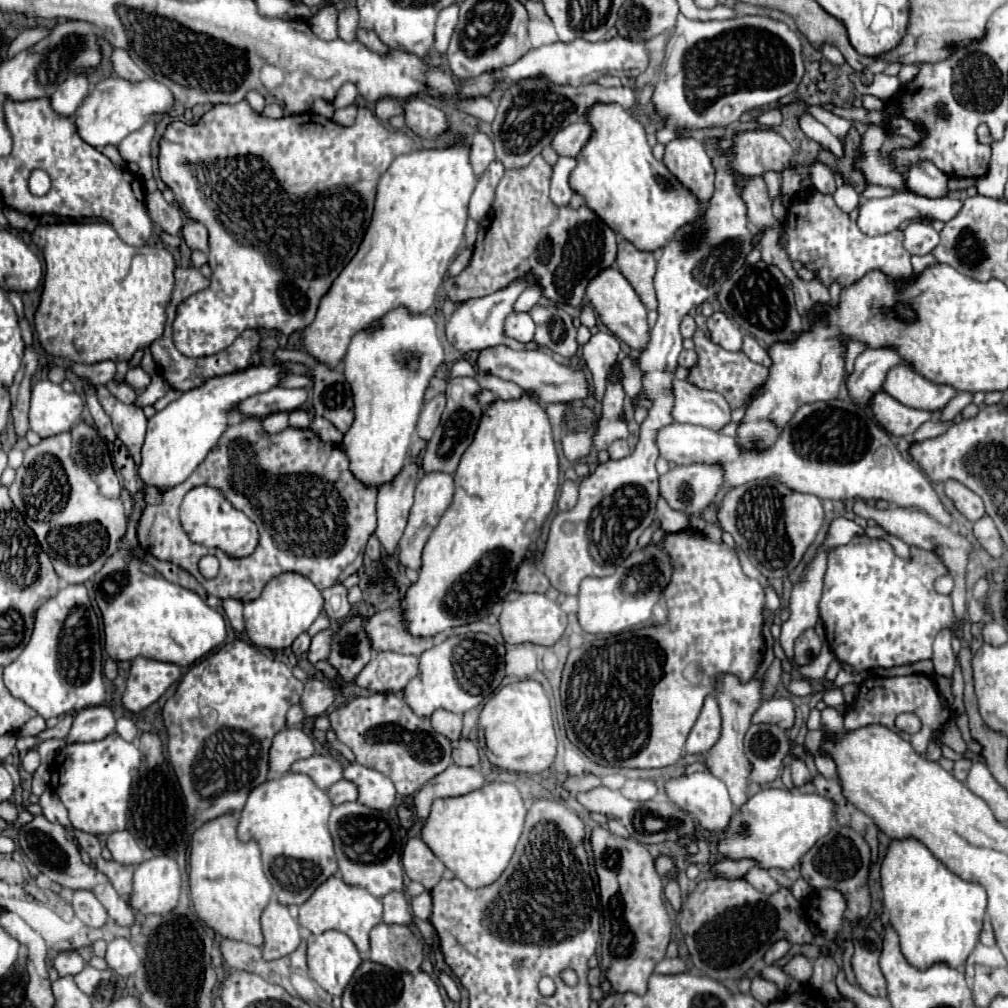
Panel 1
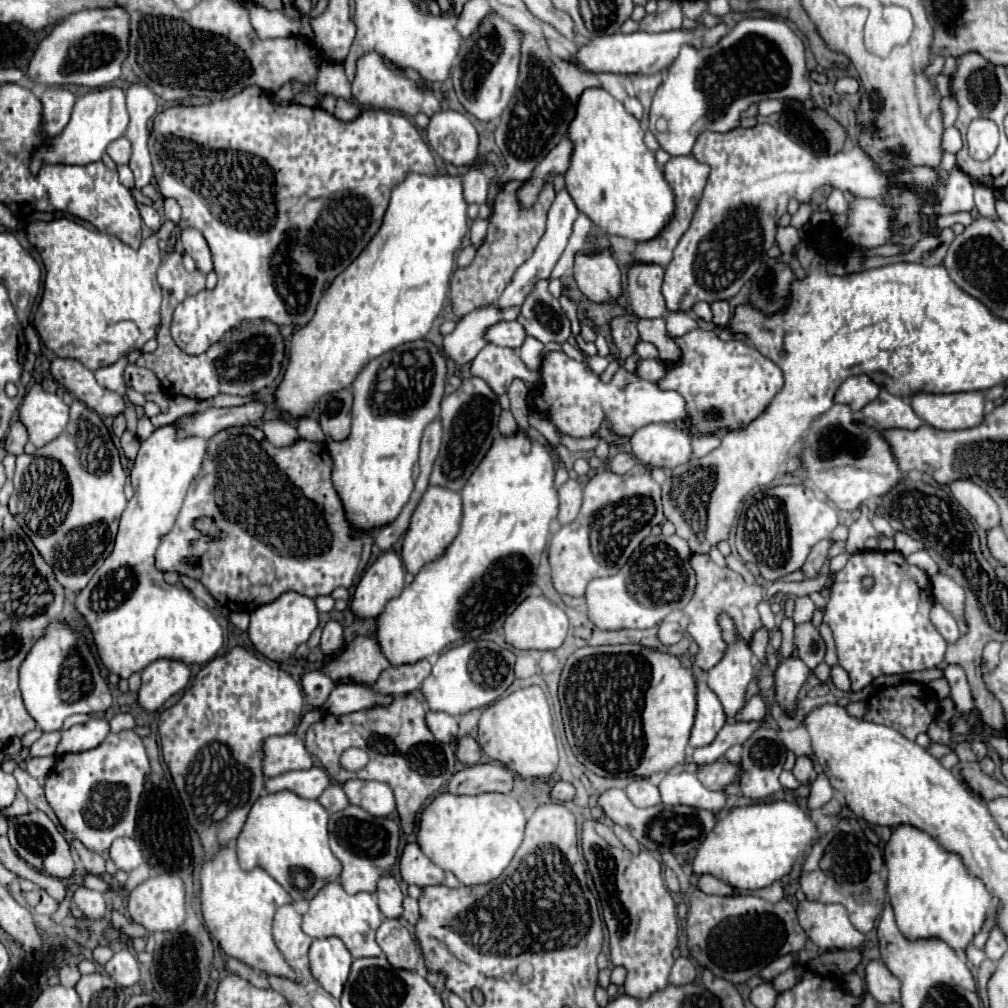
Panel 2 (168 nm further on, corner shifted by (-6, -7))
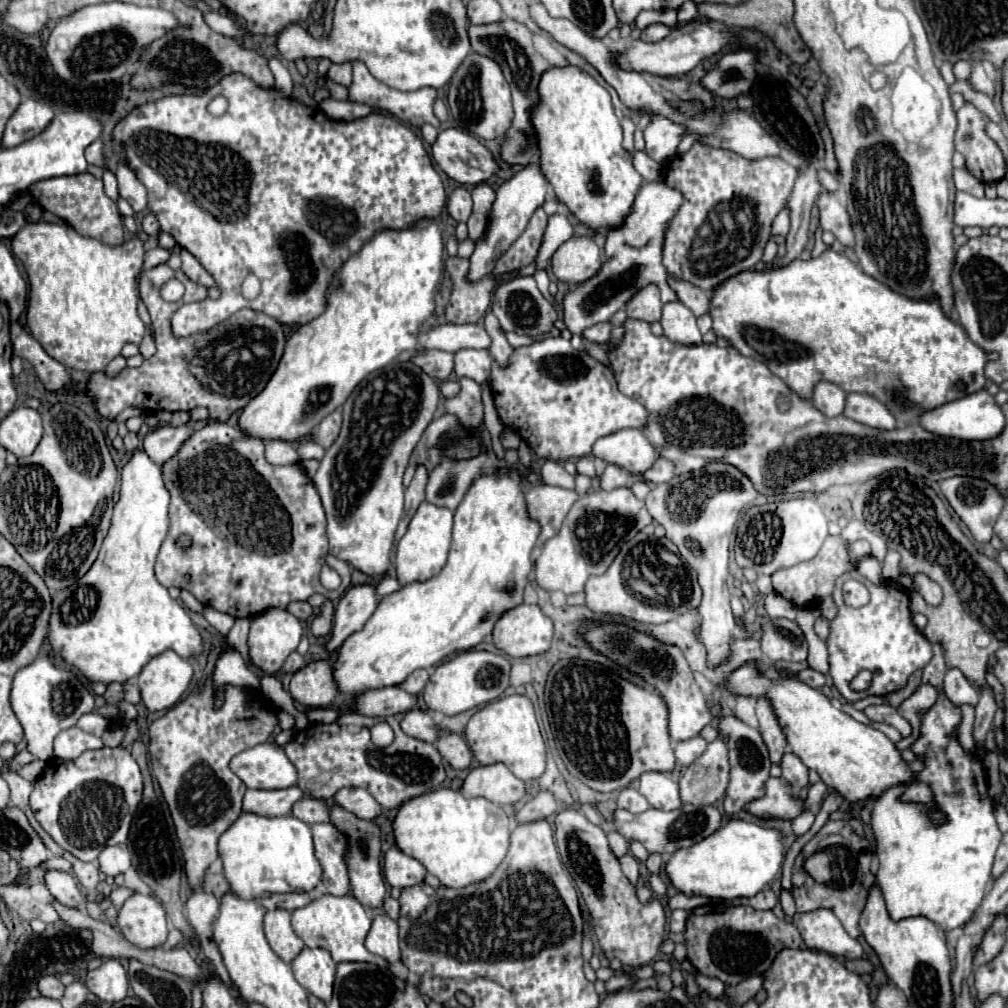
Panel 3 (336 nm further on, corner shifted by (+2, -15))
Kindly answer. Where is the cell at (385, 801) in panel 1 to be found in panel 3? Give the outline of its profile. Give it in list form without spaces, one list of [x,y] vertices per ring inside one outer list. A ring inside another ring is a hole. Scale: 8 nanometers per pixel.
[[[341,788],[333,796],[333,802],[361,820],[375,820],[381,814],[381,806],[365,788]]]

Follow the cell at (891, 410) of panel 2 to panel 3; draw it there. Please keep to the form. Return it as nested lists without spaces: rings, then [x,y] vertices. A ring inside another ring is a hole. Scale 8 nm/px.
[[[849,394],[843,414],[869,428],[877,428],[877,430],[895,430],[897,428],[897,420],[895,420],[895,416],[891,416],[887,406],[867,394]]]

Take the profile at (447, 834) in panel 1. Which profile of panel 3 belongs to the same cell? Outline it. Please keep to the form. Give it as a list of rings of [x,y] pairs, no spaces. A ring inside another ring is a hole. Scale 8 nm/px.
[[[439,788],[403,802],[393,822],[393,830],[397,846],[407,856],[419,860],[427,868],[427,872],[437,876],[447,888],[465,888],[467,884],[475,884],[489,878],[507,854],[511,836],[509,816],[499,804],[493,804],[485,798],[463,798],[457,790],[451,788]]]

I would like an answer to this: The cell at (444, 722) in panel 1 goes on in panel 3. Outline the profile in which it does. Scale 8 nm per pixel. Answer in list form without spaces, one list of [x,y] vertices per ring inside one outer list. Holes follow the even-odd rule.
[[[413,708],[411,712],[405,714],[401,728],[405,734],[409,734],[417,740],[423,740],[423,742],[433,744],[435,740],[439,740],[439,728],[437,728],[435,720],[431,718],[429,712],[423,712],[419,708]]]

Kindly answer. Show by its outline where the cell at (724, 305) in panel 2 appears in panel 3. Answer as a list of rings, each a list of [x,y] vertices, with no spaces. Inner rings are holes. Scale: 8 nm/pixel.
[[[669,278],[669,286],[677,292],[679,300],[691,308],[691,312],[695,316],[703,316],[703,314],[709,314],[709,304],[711,304],[711,294],[709,292],[703,292],[701,288],[695,288],[693,284],[687,284],[687,282],[679,282],[679,280],[673,280]]]

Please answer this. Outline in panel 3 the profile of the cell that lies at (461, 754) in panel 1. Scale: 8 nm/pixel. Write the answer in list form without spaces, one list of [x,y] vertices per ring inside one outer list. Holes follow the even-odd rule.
[[[447,734],[437,740],[437,750],[441,756],[455,768],[455,770],[467,770],[471,766],[473,754],[465,742],[463,736],[459,734]]]

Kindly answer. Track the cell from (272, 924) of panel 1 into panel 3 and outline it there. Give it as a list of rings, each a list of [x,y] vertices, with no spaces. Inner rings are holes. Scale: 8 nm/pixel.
[[[271,910],[265,914],[265,936],[267,936],[271,950],[287,964],[305,946],[303,940],[291,928],[291,912],[289,910]]]

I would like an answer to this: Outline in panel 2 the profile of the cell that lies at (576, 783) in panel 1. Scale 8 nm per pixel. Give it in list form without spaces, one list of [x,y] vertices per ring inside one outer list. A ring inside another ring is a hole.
[[[557,782],[553,788],[551,788],[551,798],[559,800],[559,802],[569,802],[573,800],[575,796],[575,788],[569,784],[569,782]]]

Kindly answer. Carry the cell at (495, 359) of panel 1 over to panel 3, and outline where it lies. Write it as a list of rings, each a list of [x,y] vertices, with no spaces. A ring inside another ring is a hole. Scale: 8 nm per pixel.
[[[459,350],[455,352],[455,374],[475,380],[481,388],[489,390],[491,382],[491,356],[487,350]]]

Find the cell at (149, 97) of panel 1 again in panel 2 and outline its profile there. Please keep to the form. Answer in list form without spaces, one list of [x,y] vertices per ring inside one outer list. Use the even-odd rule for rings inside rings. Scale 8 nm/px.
[[[121,88],[97,90],[77,98],[69,124],[55,138],[47,138],[31,154],[31,172],[37,172],[43,164],[91,164],[101,160],[105,148],[115,138],[123,136],[129,124],[129,114],[125,108],[125,92]]]

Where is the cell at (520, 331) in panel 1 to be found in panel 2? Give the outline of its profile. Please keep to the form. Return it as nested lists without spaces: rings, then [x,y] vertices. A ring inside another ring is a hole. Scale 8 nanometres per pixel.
[[[497,322],[493,324],[487,332],[485,332],[485,340],[497,346],[507,346],[507,348],[521,348],[523,340],[525,340],[525,332],[523,326],[519,322]]]

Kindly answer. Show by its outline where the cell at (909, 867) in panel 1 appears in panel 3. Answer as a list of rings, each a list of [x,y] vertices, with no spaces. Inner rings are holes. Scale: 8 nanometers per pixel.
[[[939,694],[937,704],[923,716],[921,738],[911,746],[911,750],[919,754],[919,758],[925,762],[925,770],[919,772],[917,778],[933,788],[937,806],[943,810],[947,824],[935,828],[929,822],[923,806],[899,802],[899,794],[903,792],[903,788],[887,790],[881,798],[875,800],[871,810],[871,824],[877,838],[875,854],[879,858],[877,886],[883,892],[889,916],[893,920],[903,920],[911,916],[927,916],[943,932],[951,928],[963,928],[971,920],[979,904],[983,902],[985,888],[991,878],[993,856],[1001,842],[1001,832],[993,816],[993,802],[991,802],[991,796],[987,794],[983,764],[977,756],[965,752],[955,738],[955,728],[959,722],[961,722],[959,708],[951,704],[945,694]]]

